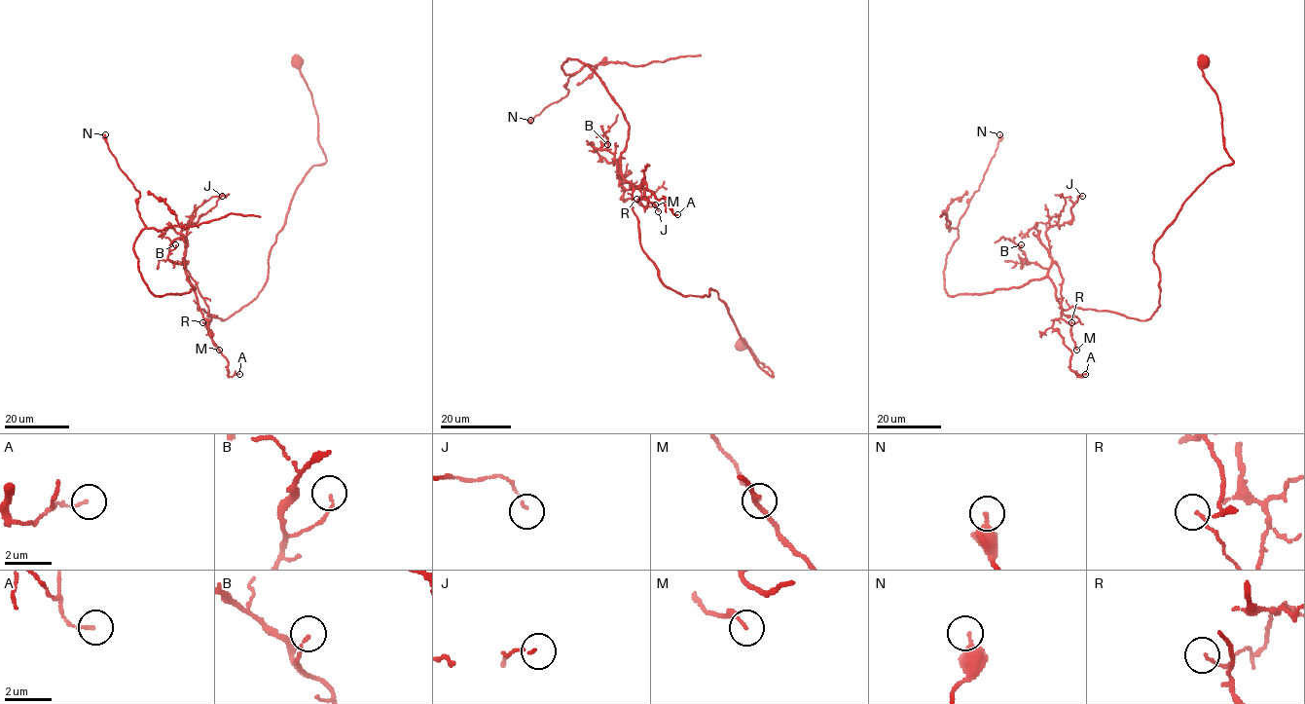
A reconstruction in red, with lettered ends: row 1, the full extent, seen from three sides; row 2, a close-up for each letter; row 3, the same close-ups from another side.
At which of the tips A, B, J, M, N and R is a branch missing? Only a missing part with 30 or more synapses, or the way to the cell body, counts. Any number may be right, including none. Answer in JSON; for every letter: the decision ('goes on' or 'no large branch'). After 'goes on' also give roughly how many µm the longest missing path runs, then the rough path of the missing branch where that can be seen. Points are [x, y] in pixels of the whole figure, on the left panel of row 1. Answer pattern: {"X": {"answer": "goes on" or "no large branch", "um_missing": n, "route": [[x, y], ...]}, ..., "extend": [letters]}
{"A": {"answer": "no large branch"}, "B": {"answer": "no large branch"}, "J": {"answer": "no large branch"}, "M": {"answer": "no large branch"}, "N": {"answer": "no large branch"}, "R": {"answer": "no large branch"}, "extend": []}

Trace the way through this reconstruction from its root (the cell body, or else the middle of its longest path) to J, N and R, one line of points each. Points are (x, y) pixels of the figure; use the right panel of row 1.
J: (1203, 62), (1233, 163), (1156, 241), (1160, 305), (1149, 318), (1062, 309), (1046, 231), (1082, 196)
N: (1203, 62), (1233, 163), (1156, 241), (1145, 320), (1062, 309), (1047, 277), (948, 295), (999, 134)
R: (1203, 62), (1233, 163), (1156, 241), (1160, 305), (1149, 318), (1062, 309), (1053, 262), (1071, 322)

